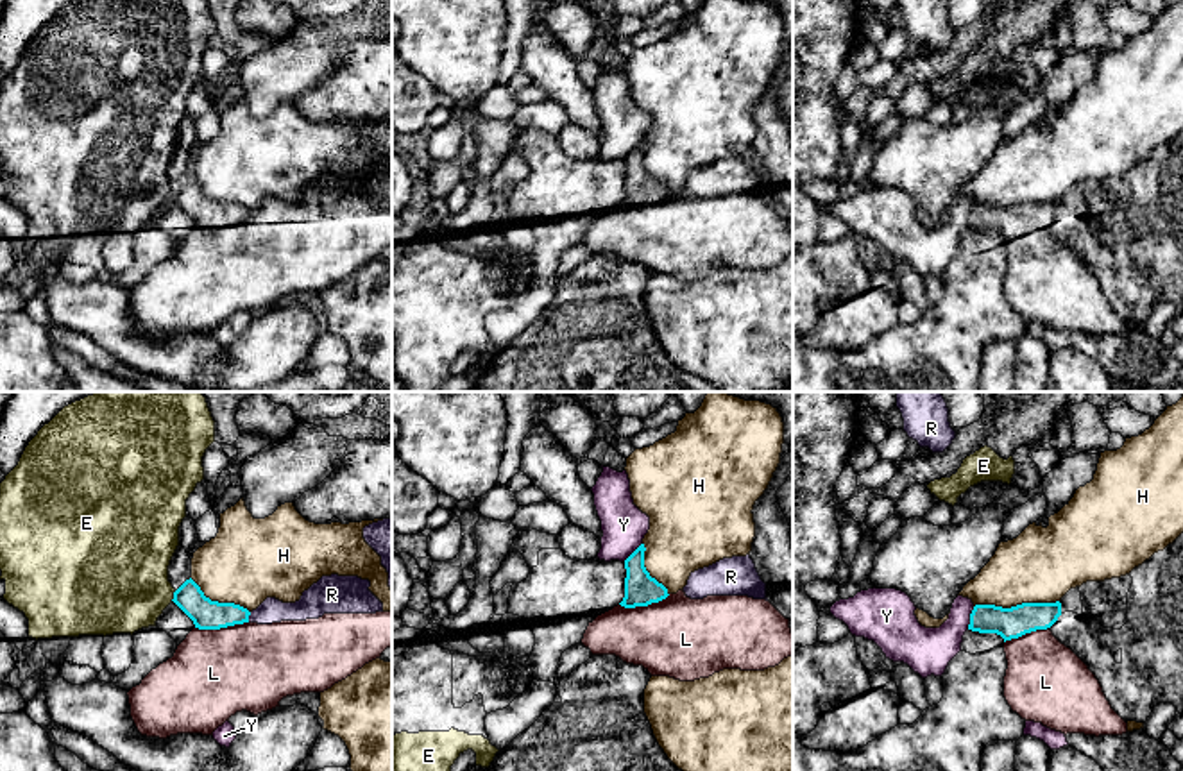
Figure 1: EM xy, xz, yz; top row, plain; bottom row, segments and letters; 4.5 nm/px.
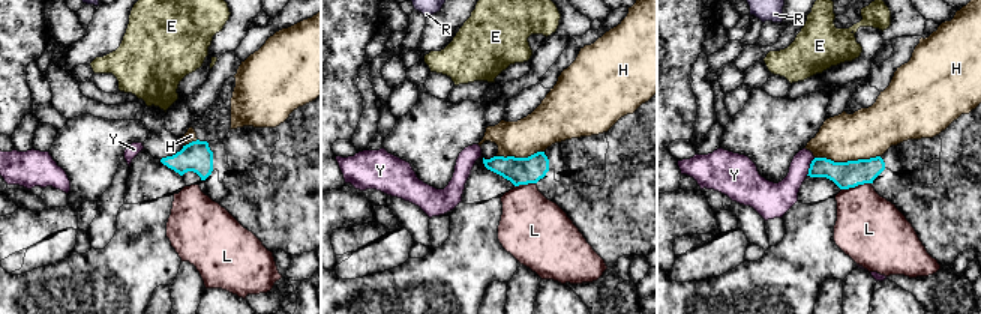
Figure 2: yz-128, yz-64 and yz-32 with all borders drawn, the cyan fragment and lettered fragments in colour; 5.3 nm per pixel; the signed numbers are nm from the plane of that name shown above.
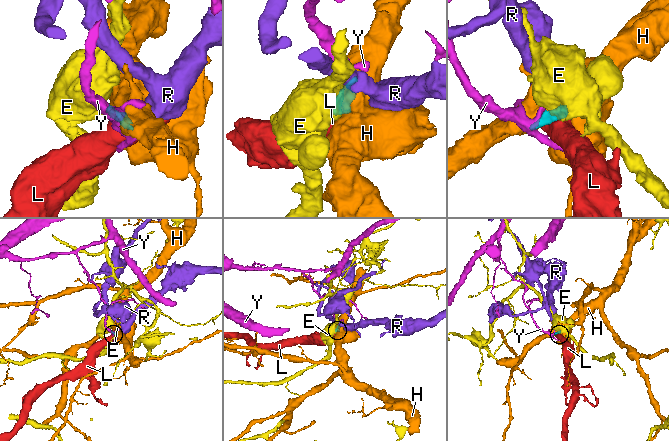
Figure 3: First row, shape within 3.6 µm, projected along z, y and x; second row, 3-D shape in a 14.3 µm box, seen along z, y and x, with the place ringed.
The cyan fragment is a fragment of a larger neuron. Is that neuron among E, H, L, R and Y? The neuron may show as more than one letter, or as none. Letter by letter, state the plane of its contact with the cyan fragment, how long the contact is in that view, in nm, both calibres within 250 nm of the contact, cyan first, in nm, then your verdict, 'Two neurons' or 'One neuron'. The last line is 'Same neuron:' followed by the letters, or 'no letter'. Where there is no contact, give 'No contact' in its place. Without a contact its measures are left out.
E: Touches cyan in xy. Shared border 50 nm. Thickness 140 nm (cyan) against 440 nm. Two neurons
H: Touches cyan in yz. Shared border 380 nm. Thickness 140 nm (cyan) against 340 nm. Two neurons
L: Touches cyan in xy. Shared border 240 nm. Thickness 140 nm (cyan) against 400 nm. Two neurons
R: Touches cyan in xy. Shared border 50 nm. Thickness 140 nm (cyan) against 110 nm. Two neurons
Y: Touches cyan in yz. Shared border 110 nm. Thickness 140 nm (cyan) against 220 nm. Two neurons
Same neuron: no letter

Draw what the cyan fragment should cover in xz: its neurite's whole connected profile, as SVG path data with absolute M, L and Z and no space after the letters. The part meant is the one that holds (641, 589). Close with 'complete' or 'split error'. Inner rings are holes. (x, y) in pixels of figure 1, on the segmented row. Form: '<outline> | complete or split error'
M641 544L626 560L625 597L619 603L625 608L648 606L666 599L668 589L659 583L644 567L644 544Z | complete

